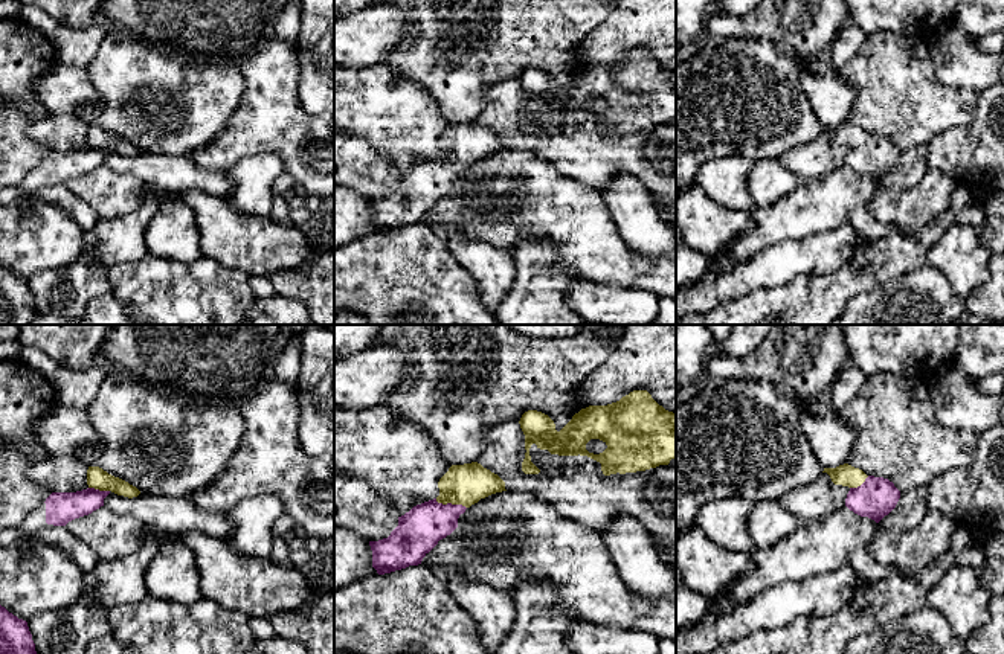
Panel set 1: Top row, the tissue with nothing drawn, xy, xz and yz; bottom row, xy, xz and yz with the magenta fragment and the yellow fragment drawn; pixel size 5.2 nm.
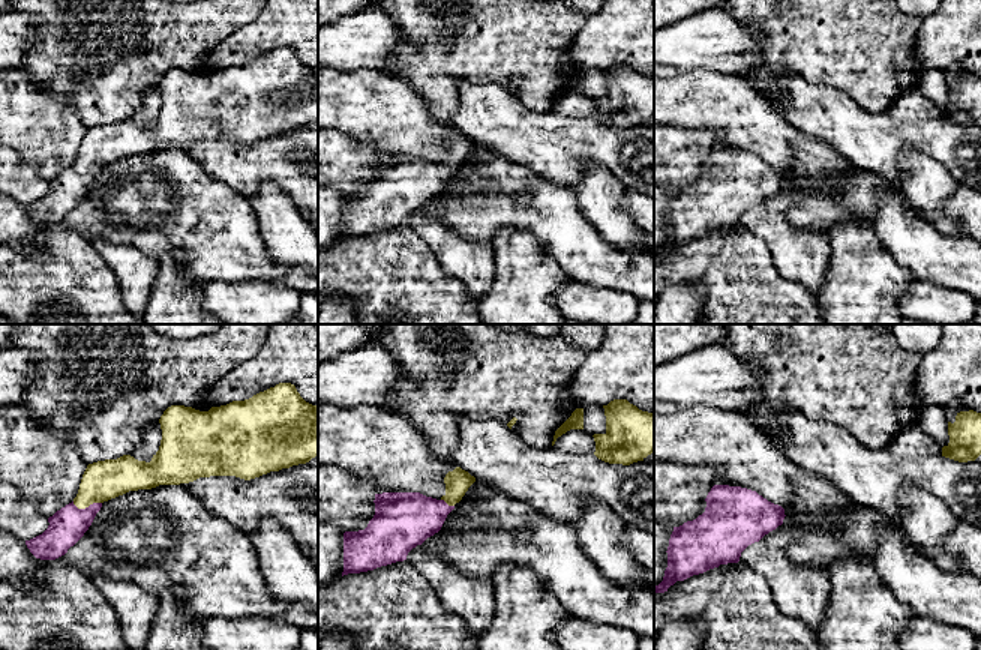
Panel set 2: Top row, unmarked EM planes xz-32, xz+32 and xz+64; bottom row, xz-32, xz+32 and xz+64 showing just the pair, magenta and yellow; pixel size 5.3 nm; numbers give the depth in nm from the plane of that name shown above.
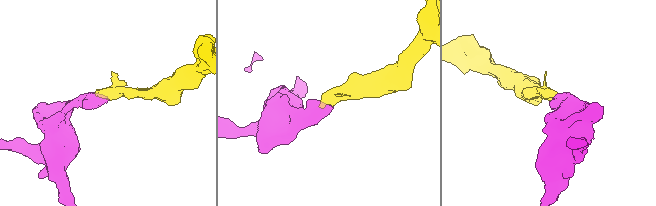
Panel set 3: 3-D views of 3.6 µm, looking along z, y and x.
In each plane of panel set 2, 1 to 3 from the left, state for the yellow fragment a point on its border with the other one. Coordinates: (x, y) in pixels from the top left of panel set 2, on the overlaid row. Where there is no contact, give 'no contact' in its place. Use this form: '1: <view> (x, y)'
1: xz-32 (86, 508)
2: xz+32 (446, 503)
3: no contact

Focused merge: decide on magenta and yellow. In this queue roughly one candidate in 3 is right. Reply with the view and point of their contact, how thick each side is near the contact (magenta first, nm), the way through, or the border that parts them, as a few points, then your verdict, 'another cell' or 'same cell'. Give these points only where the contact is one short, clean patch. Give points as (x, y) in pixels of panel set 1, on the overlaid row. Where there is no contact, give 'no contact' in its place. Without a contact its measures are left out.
contact xz (450, 503); calibres 240 and 220 nm; way xz (418, 531), (450, 503), (467, 484); same cell

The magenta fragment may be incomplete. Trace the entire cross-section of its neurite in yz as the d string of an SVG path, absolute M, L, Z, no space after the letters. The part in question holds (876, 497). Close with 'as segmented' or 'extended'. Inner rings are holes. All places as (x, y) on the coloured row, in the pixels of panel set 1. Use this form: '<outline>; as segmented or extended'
M848 463L836 468L824 468L835 485L848 486L845 506L861 517L879 523L888 515L900 499L900 491L883 477L867 476L862 470Z; extended

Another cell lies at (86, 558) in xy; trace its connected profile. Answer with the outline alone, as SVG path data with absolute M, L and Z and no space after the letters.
M66 526L44 527L34 532L32 537L46 544L58 546L70 555L84 573L92 572L99 563L96 553L81 543Z

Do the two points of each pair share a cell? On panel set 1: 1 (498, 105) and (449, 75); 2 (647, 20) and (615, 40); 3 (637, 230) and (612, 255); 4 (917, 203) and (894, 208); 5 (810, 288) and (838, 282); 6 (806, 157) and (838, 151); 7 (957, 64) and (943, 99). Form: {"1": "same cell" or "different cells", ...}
{"1": "different cells", "2": "same cell", "3": "different cells", "4": "same cell", "5": "same cell", "6": "same cell", "7": "different cells"}

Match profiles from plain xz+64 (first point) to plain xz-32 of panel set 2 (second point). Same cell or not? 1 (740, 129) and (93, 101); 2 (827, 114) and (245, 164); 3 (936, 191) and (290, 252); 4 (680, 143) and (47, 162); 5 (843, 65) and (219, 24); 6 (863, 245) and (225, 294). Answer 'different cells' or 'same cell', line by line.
1: different cells
2: same cell
3: same cell
4: different cells
5: same cell
6: different cells

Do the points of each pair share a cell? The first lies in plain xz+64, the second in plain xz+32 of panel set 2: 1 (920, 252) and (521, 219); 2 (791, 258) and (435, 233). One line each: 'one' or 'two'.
1: one
2: one

